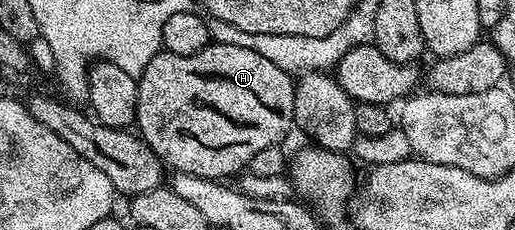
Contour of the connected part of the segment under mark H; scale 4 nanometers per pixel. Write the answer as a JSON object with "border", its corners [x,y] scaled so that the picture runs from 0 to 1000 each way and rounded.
{"border":[[[423,183],[404,187],[400,209],[392,209],[383,235],[373,243],[346,243],[334,226],[317,217],[307,243],[295,252],[289,287],[280,304],[278,326],[268,335],[270,404],[266,409],[266,478],[262,483],[262,539],[268,587],[278,622],[289,630],[299,652],[301,674],[317,700],[318,717],[330,722],[340,748],[365,748],[377,765],[388,765],[400,783],[431,787],[433,765],[449,765],[454,748],[470,752],[485,717],[491,670],[505,652],[515,652],[515,635],[532,626],[548,630],[550,604],[557,591],[557,570],[569,557],[571,513],[571,409],[573,370],[567,326],[546,287],[522,270],[499,217],[478,209],[466,191],[429,191]]]}

